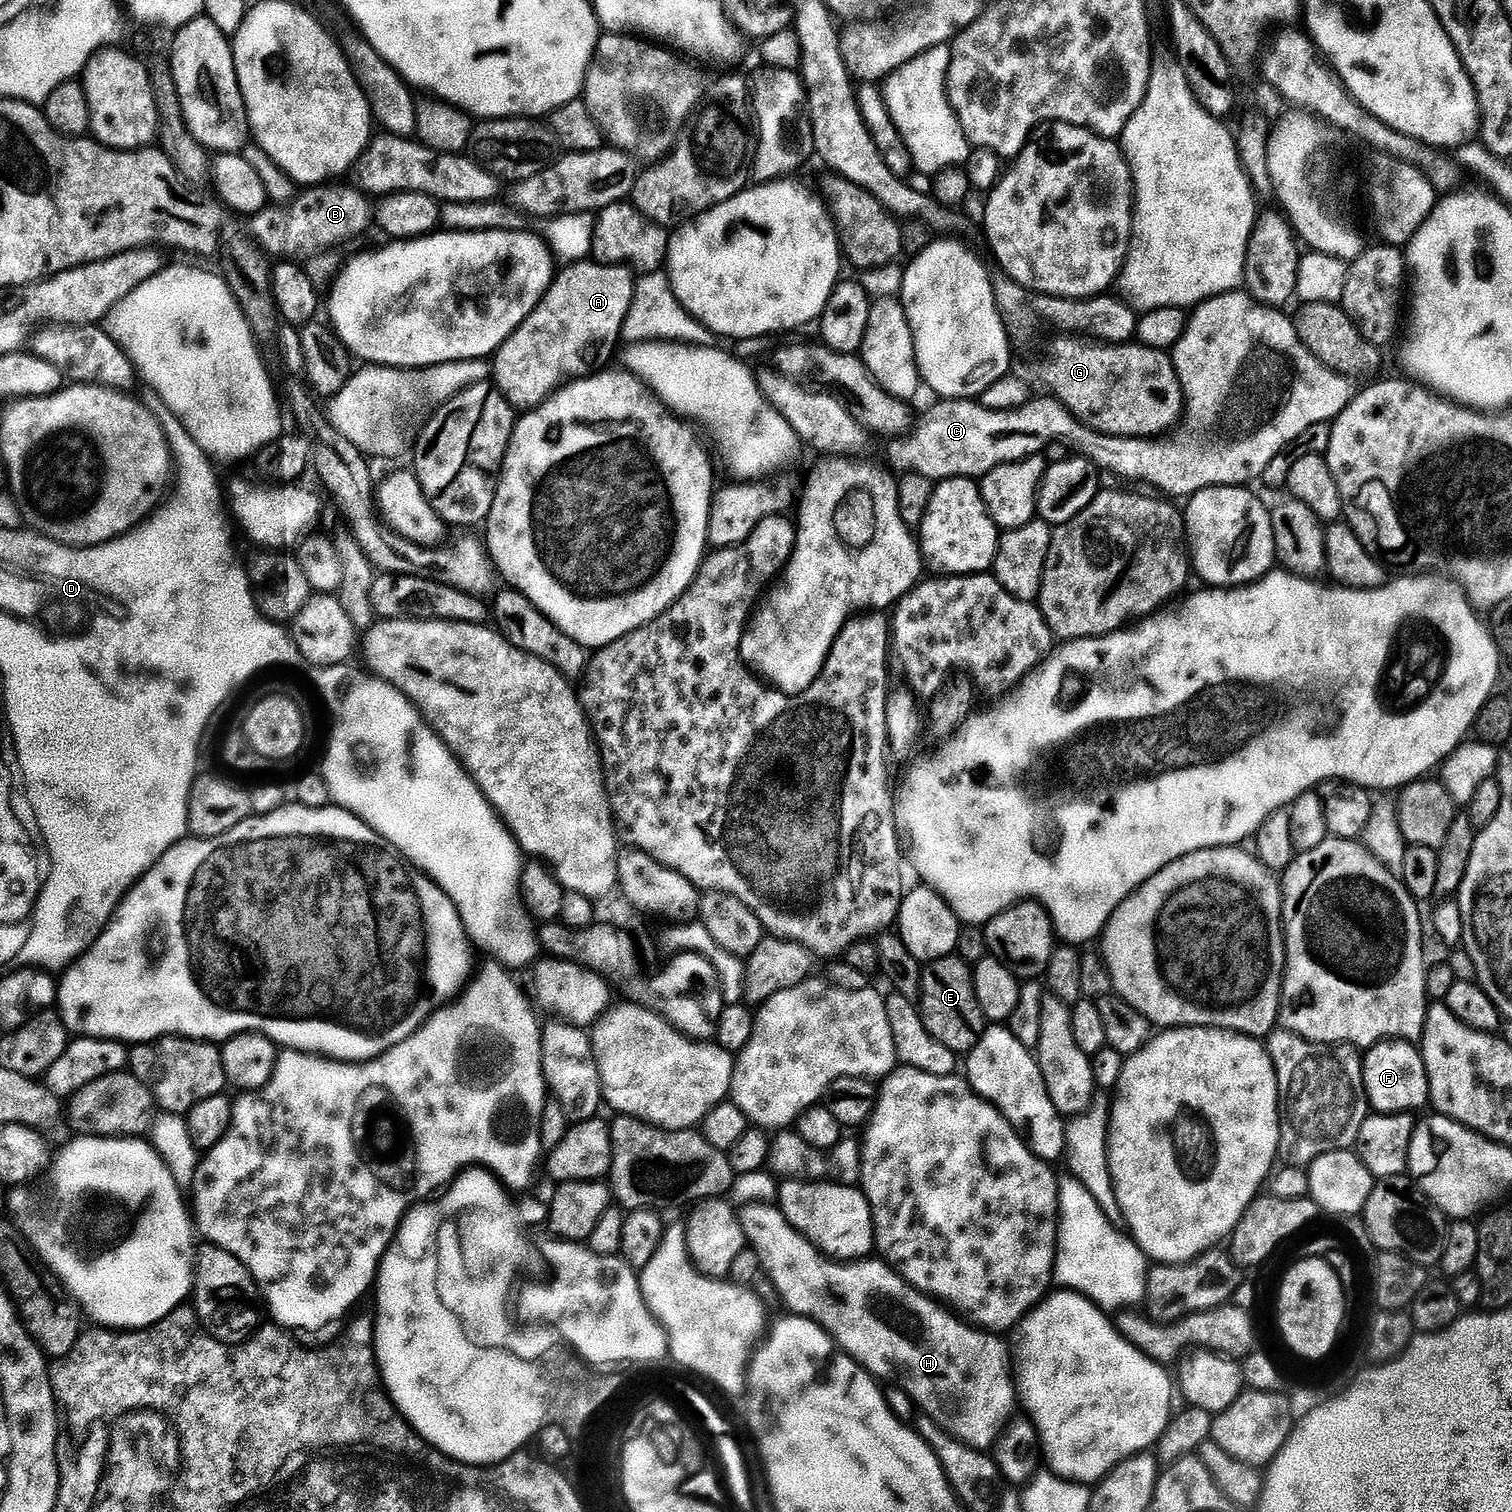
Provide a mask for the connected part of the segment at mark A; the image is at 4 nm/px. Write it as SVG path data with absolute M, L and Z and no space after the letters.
M572 262L562 268L536 309L506 338L491 361L495 387L517 410L543 404L569 378L607 369L616 343L622 340L623 324L635 296L637 277L633 269L623 263L595 262Z

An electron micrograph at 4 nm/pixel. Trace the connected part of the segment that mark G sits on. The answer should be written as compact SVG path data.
M1020 316L1009 319L1006 325L1011 347L1024 355L1029 374L1089 432L1156 438L1181 419L1184 387L1165 349L1148 348L1139 342L1089 342L1076 334L1056 334L1053 340L1043 340L1036 336L1035 326Z

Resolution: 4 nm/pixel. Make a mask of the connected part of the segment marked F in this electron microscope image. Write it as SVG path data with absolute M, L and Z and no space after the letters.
M1384 1040L1367 1049L1364 1056L1364 1092L1372 1103L1371 1111L1406 1112L1416 1114L1419 1108L1428 1108L1428 1075L1423 1051L1406 1040Z

